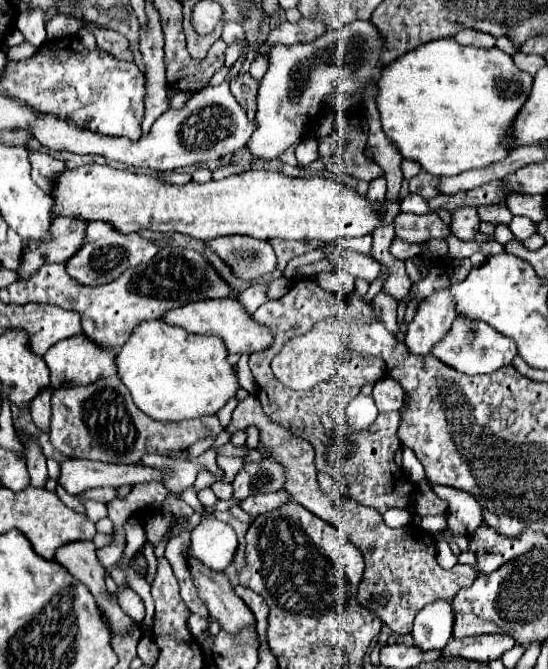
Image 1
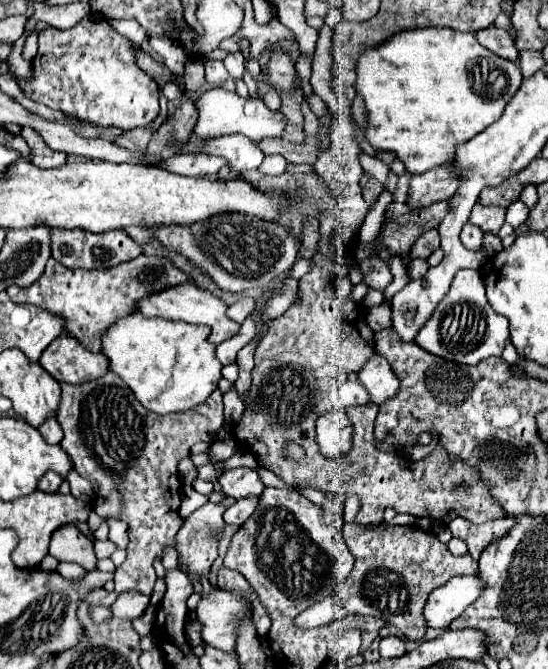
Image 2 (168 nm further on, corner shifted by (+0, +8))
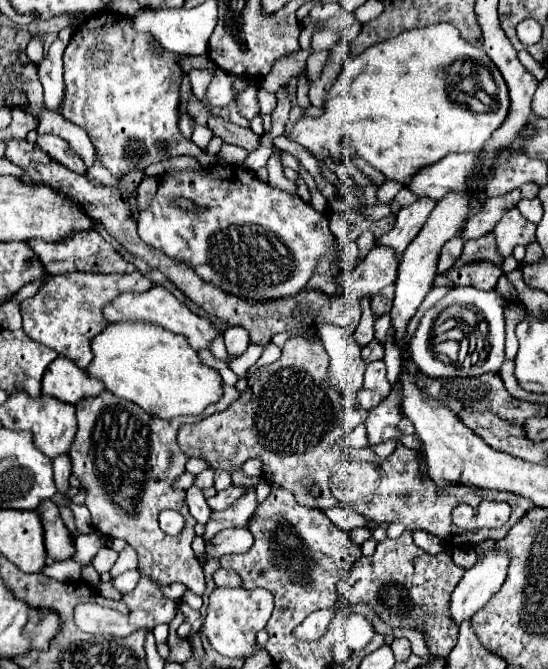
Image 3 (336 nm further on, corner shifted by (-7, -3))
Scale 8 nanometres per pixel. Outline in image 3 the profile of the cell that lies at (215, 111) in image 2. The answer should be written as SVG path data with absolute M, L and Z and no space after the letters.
M434 24L434 26L426 26L426 28L406 30L406 32L402 32L400 36L396 36L396 38L392 38L392 40L382 40L380 44L374 44L372 48L366 48L360 56L354 56L354 58L350 58L350 60L346 60L346 62L342 64L342 72L340 72L340 76L336 78L334 86L330 88L330 92L328 92L328 96L326 96L324 114L322 114L320 118L304 116L302 120L298 120L298 122L294 124L294 128L292 128L292 132L290 132L290 140L294 140L294 142L298 142L300 146L308 148L318 160L330 156L330 158L334 158L336 162L344 162L344 160L352 160L354 156L360 156L360 158L364 158L366 162L370 162L376 170L380 170L388 180L396 180L396 182L408 184L410 178L412 178L416 172L420 172L420 170L426 168L426 166L432 166L432 164L440 162L444 156L448 156L448 154L452 154L452 152L480 152L482 146L492 138L492 134L504 124L504 120L506 120L506 116L508 116L508 110L510 110L510 104L508 104L508 96L506 96L506 82L504 82L500 70L498 70L498 78L500 78L500 80L494 78L494 82L496 82L496 96L494 96L494 100L492 100L492 104L488 106L486 112L476 112L476 110L472 110L472 108L468 108L468 106L462 106L462 104L458 104L458 102L452 102L452 98L450 98L450 94L448 94L448 78L446 78L446 76L448 76L450 66L454 66L456 62L464 62L464 66L466 66L466 64L468 64L468 66L474 66L474 64L484 66L484 54L486 54L486 52L484 52L482 48L476 48L476 46L470 46L468 42L464 42L464 38L460 36L460 32L458 32L452 24Z

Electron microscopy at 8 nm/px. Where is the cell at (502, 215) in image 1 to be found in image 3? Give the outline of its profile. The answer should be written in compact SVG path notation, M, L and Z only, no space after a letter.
M492 232L476 238L476 240L466 240L462 256L464 260L492 260L494 264L502 266L504 258L500 256L498 248L496 248L496 236Z

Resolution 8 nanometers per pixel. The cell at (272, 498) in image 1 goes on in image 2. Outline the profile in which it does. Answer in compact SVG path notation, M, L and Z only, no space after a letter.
M245 497L245 499L235 501L235 503L225 511L225 523L241 527L241 525L247 521L247 517L255 511L255 507L257 507L257 497Z

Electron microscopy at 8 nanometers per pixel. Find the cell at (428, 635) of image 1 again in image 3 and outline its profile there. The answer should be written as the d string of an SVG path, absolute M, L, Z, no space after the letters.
M492 548L482 560L466 570L464 578L458 582L450 596L448 614L454 624L462 624L482 610L496 592L500 592L508 568L508 554L496 552Z

